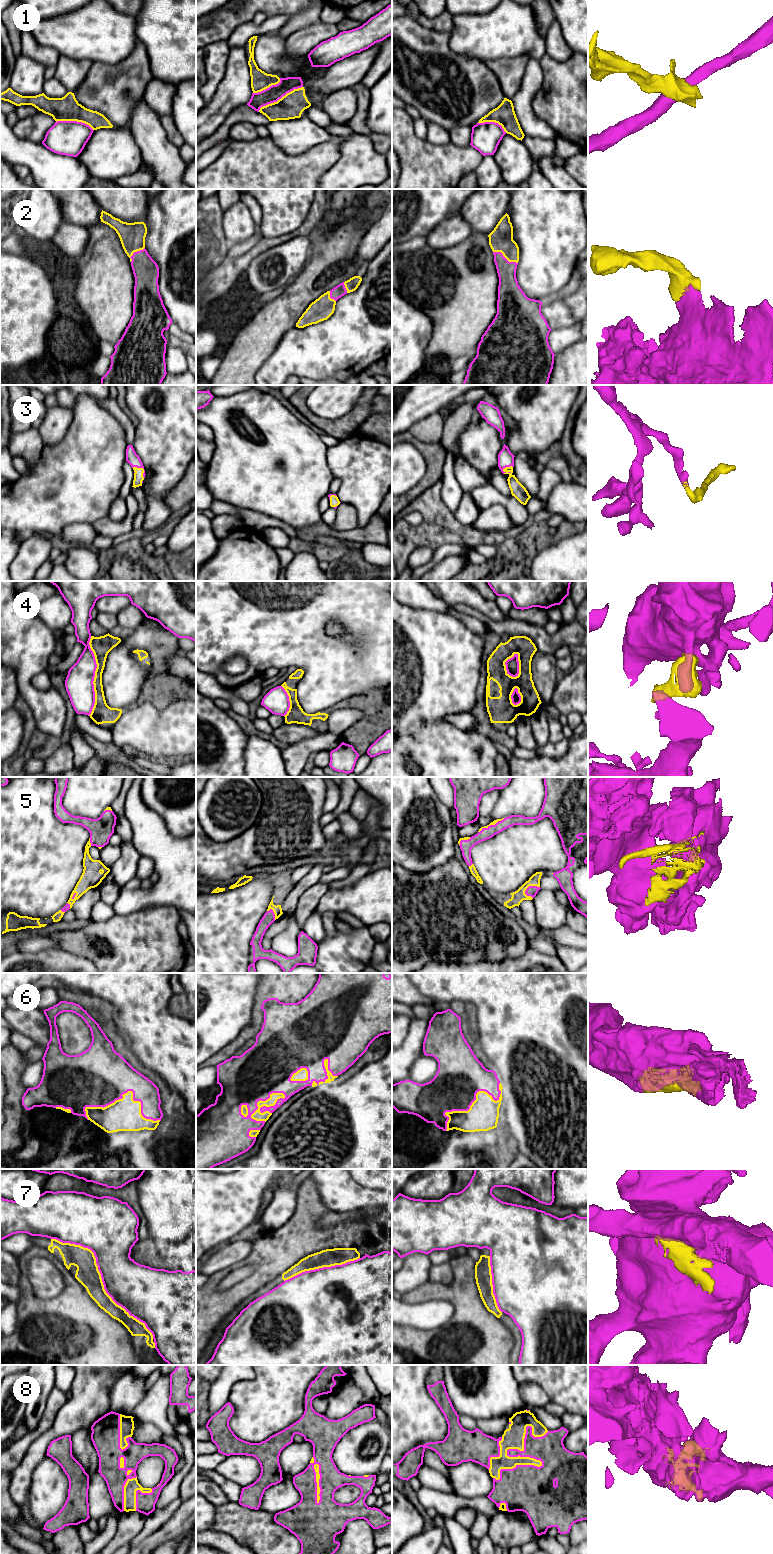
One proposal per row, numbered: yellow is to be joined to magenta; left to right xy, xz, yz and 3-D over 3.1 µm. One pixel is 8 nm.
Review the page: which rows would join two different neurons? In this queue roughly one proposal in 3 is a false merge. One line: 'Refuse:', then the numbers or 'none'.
Refuse: 1, 4, 7

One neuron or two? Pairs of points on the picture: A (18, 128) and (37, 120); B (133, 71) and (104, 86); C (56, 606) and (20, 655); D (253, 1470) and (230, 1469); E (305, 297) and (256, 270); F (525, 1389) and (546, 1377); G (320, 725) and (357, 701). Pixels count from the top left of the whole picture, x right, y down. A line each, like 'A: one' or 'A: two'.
A: one
B: one
C: two
D: one
E: two
F: two
G: one

